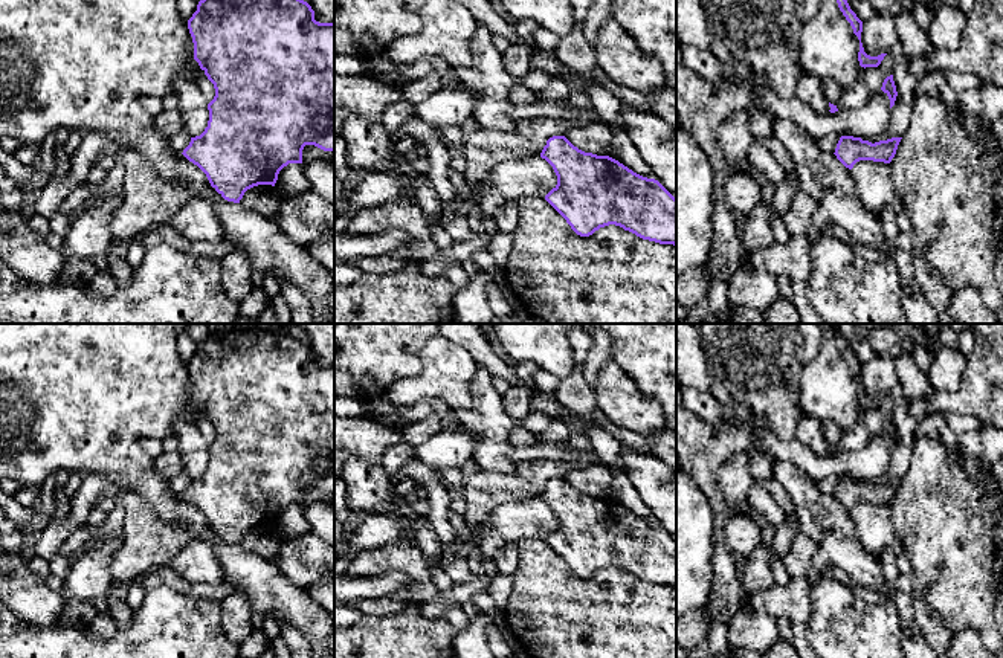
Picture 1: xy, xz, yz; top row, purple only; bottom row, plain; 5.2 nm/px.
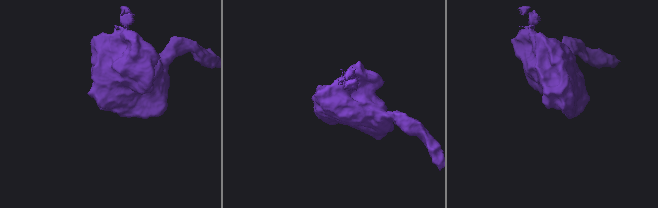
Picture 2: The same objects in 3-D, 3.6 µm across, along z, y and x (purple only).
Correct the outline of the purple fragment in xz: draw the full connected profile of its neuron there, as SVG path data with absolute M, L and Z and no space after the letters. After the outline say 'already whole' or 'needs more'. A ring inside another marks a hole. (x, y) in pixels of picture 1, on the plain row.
M565 478L550 479L540 499L557 518L557 527L545 542L577 577L589 579L600 569L615 566L643 582L676 588L676 540L658 522L643 519L609 498L585 495Z | already whole

